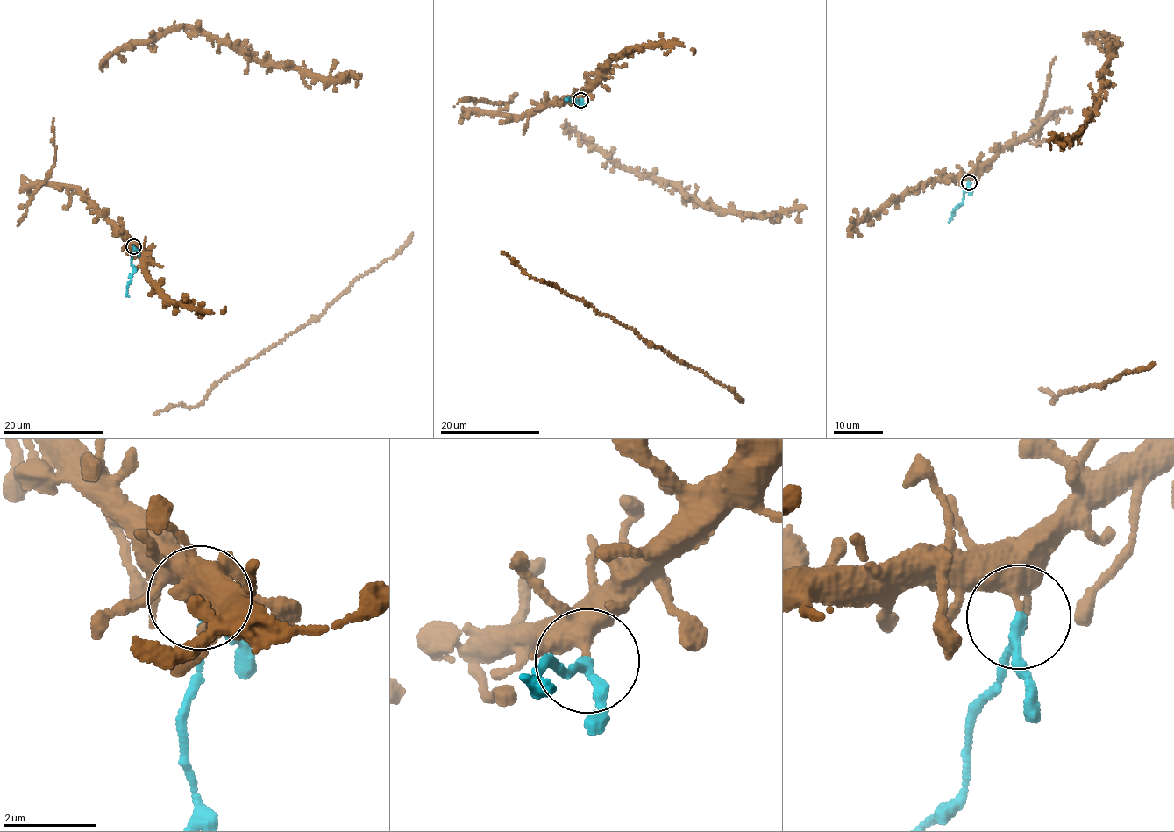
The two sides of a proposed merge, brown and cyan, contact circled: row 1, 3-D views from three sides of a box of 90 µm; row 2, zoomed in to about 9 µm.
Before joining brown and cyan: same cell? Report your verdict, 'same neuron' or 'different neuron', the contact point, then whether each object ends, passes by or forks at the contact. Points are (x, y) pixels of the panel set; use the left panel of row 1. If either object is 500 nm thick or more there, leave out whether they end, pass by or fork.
different neuron; at (133, 246); brown forks there; cyan passes by

